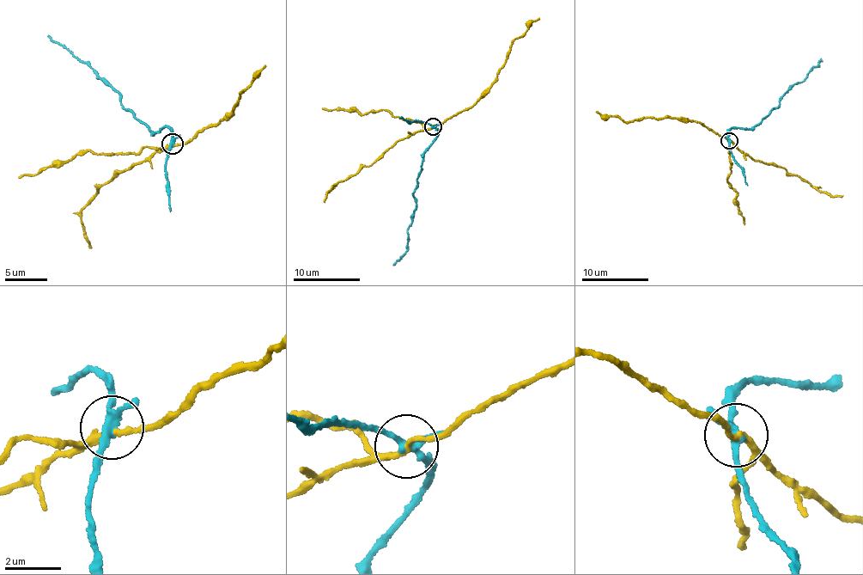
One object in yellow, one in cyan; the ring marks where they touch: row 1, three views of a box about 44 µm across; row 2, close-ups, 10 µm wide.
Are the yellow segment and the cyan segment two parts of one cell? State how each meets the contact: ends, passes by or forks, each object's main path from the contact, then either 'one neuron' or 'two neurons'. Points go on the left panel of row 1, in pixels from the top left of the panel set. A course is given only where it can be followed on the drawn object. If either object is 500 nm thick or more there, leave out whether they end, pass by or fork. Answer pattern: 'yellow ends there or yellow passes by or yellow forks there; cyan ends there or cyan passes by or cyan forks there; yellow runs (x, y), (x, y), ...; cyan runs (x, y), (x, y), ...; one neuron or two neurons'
yellow passes by; cyan forks there; yellow runs (173, 143), (188, 142), (205, 128), (218, 124), (236, 105), (239, 91), (244, 89), (265, 64); cyan runs (173, 143), (172, 130), (166, 127), (149, 131), (148, 125), (124, 107), (119, 91), (49, 34); two neurons

